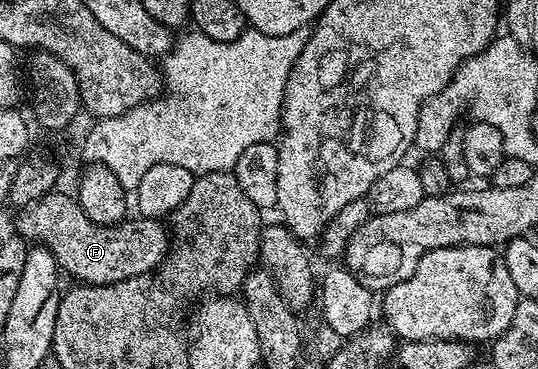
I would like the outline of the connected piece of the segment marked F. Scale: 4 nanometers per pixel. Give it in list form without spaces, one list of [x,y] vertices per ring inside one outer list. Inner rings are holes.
[[[49,193],[43,196],[41,200],[31,204],[19,214],[22,216],[18,219],[17,234],[33,241],[35,244],[47,247],[54,254],[54,260],[57,261],[59,268],[65,274],[67,271],[74,278],[74,281],[82,285],[88,283],[92,285],[112,285],[116,281],[128,281],[132,277],[140,277],[162,264],[172,242],[165,222],[145,217],[130,217],[121,223],[113,223],[112,226],[105,227],[92,222],[86,216],[84,209],[73,194],[56,194]]]

